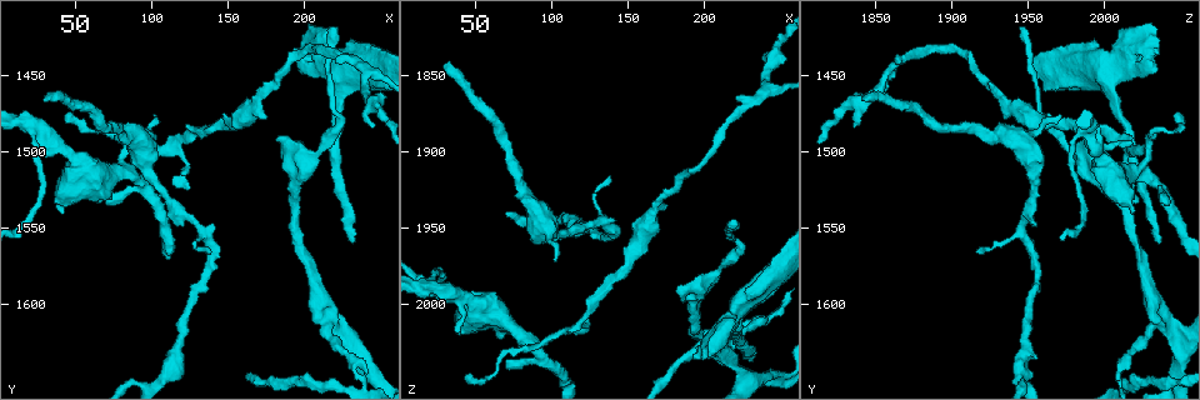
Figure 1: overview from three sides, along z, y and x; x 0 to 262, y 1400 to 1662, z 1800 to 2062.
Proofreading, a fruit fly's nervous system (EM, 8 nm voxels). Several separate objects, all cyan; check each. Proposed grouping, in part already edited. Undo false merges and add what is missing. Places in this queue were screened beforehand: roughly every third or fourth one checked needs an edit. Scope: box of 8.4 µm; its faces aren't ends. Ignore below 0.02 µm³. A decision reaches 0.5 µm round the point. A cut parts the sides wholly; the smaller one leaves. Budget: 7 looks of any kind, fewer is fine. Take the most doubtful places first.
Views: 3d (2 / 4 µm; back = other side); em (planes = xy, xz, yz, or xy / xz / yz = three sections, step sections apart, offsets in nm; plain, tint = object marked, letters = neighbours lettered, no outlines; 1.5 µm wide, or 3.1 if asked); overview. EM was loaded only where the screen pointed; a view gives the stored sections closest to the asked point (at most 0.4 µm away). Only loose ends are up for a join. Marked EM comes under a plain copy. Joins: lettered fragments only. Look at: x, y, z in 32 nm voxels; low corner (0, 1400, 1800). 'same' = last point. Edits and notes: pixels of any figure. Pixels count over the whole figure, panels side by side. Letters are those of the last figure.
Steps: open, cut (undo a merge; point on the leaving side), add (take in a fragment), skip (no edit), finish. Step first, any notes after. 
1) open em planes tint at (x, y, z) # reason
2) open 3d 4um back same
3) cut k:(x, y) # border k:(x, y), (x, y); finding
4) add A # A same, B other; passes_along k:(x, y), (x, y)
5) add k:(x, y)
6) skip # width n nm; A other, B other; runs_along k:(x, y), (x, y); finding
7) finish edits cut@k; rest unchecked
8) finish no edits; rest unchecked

open em yz step 8 letters at (30, 1468, 1842) # long arm stops here

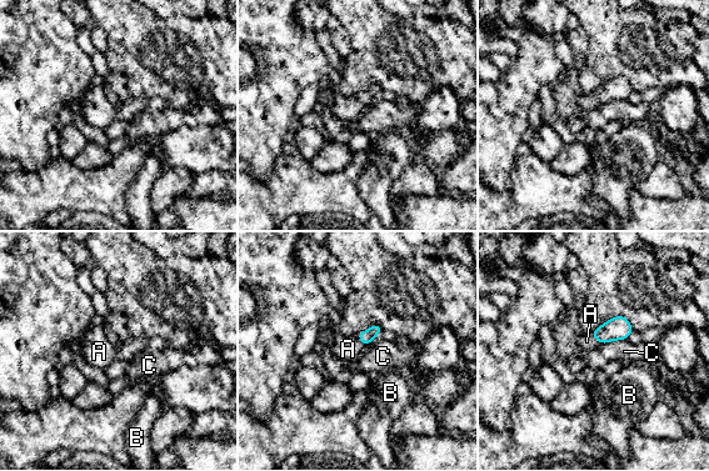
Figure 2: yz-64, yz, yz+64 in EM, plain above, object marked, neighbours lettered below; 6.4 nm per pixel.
open em planes letters same

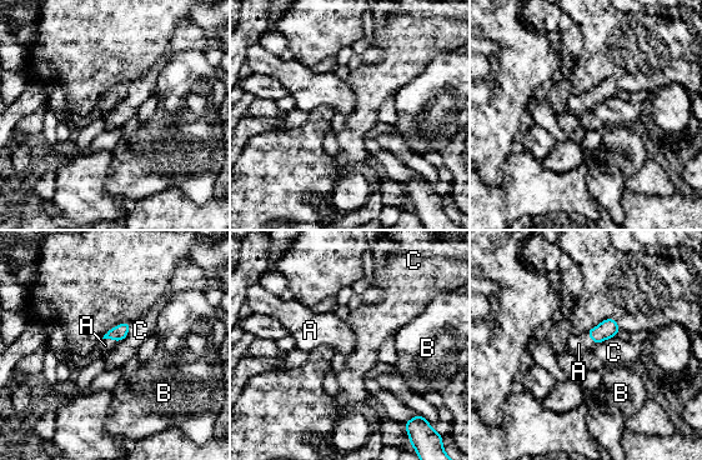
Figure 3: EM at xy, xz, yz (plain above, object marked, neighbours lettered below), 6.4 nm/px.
add A # A same, B other, C other; passes_along 3:(119, 333), (110, 338), (105, 345); the cell continues

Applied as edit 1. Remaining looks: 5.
open overview

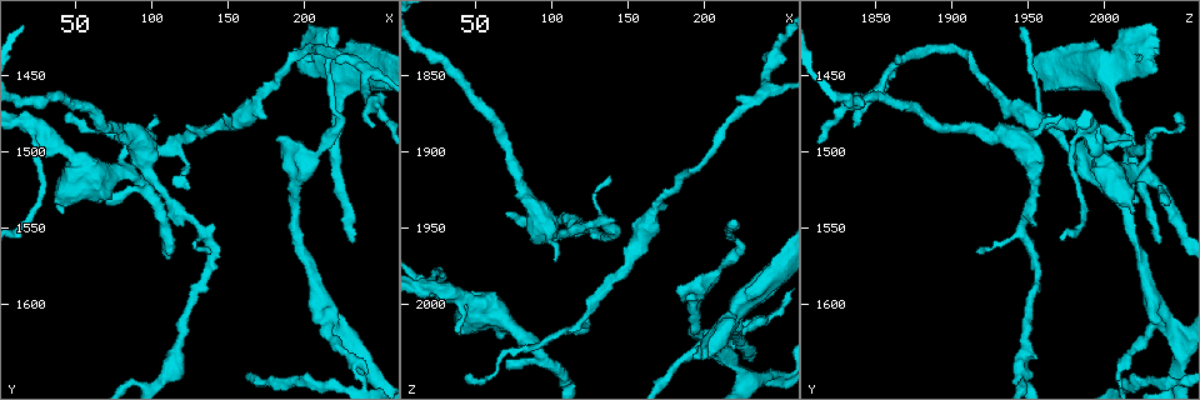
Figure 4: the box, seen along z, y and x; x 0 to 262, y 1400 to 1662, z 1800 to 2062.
open em planes letters at (238, 1646, 2010) # sharp bend

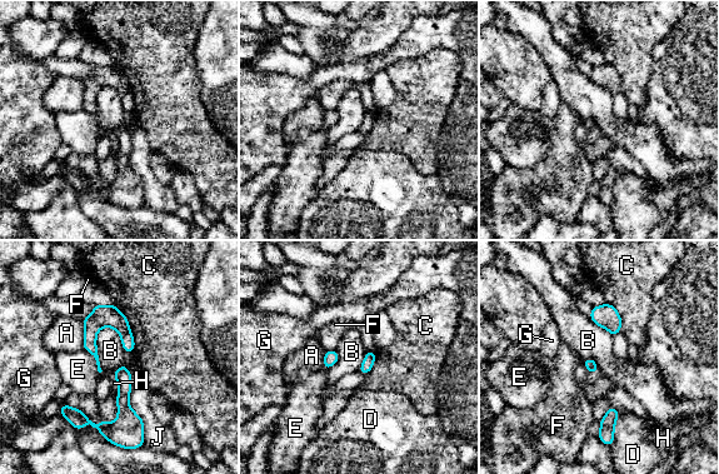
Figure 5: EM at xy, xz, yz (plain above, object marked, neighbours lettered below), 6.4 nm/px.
skip # A other, B other, C other, D other, E other, F other, G other, H other, J other; border 5:(109, 325), (96, 335), (101, 370); all the same cell

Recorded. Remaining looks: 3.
finish edits add@3; rest unchecked

